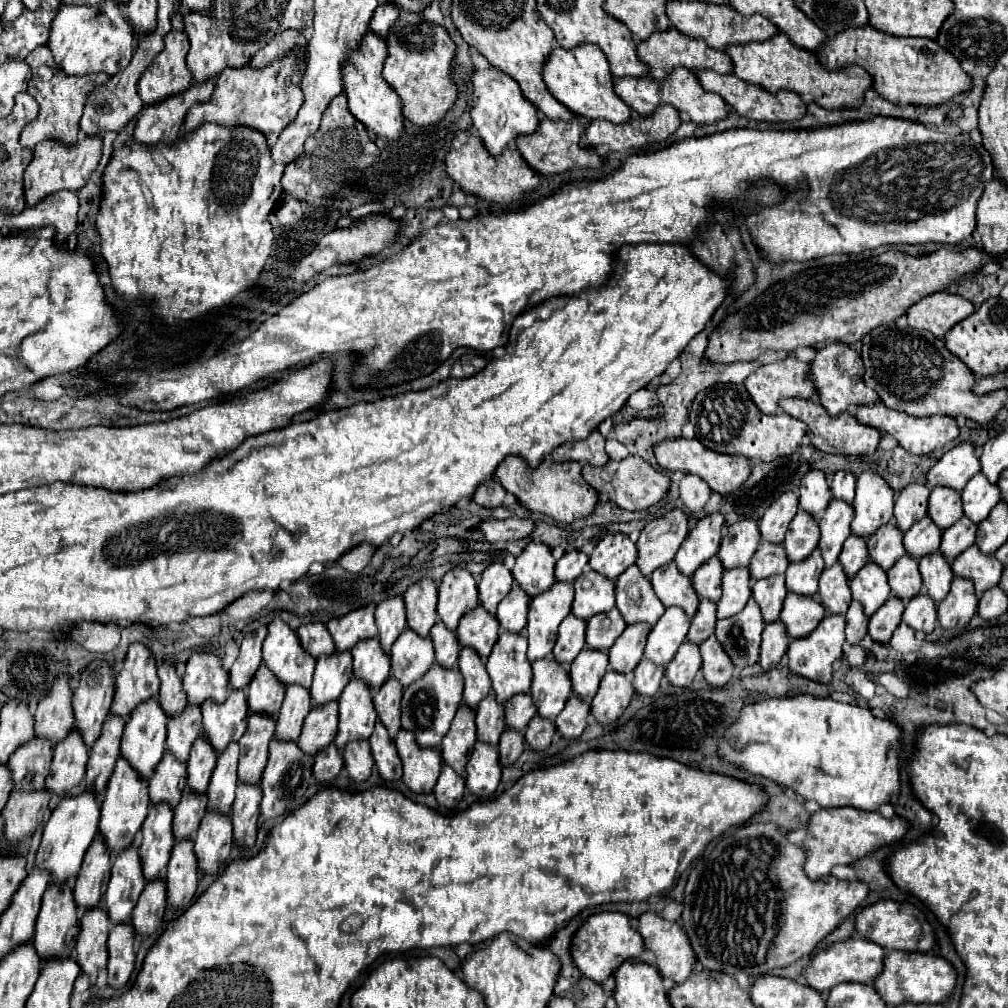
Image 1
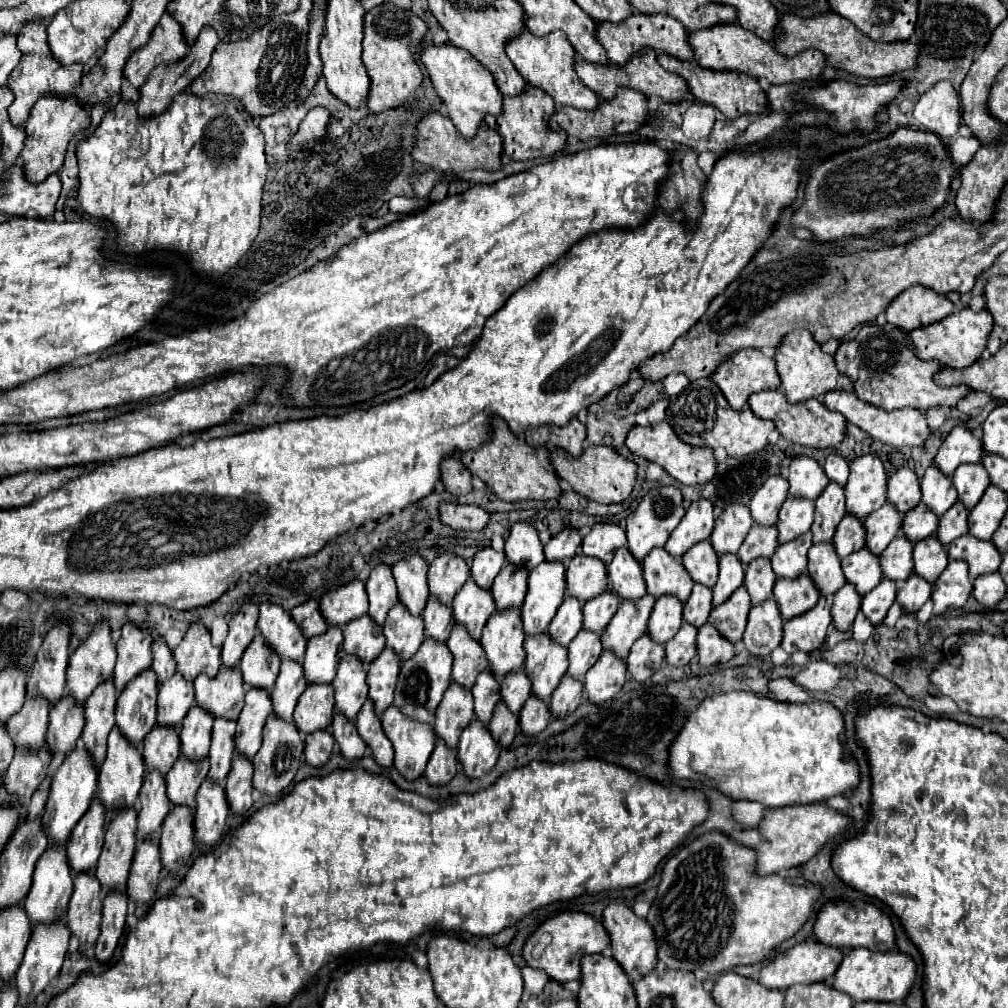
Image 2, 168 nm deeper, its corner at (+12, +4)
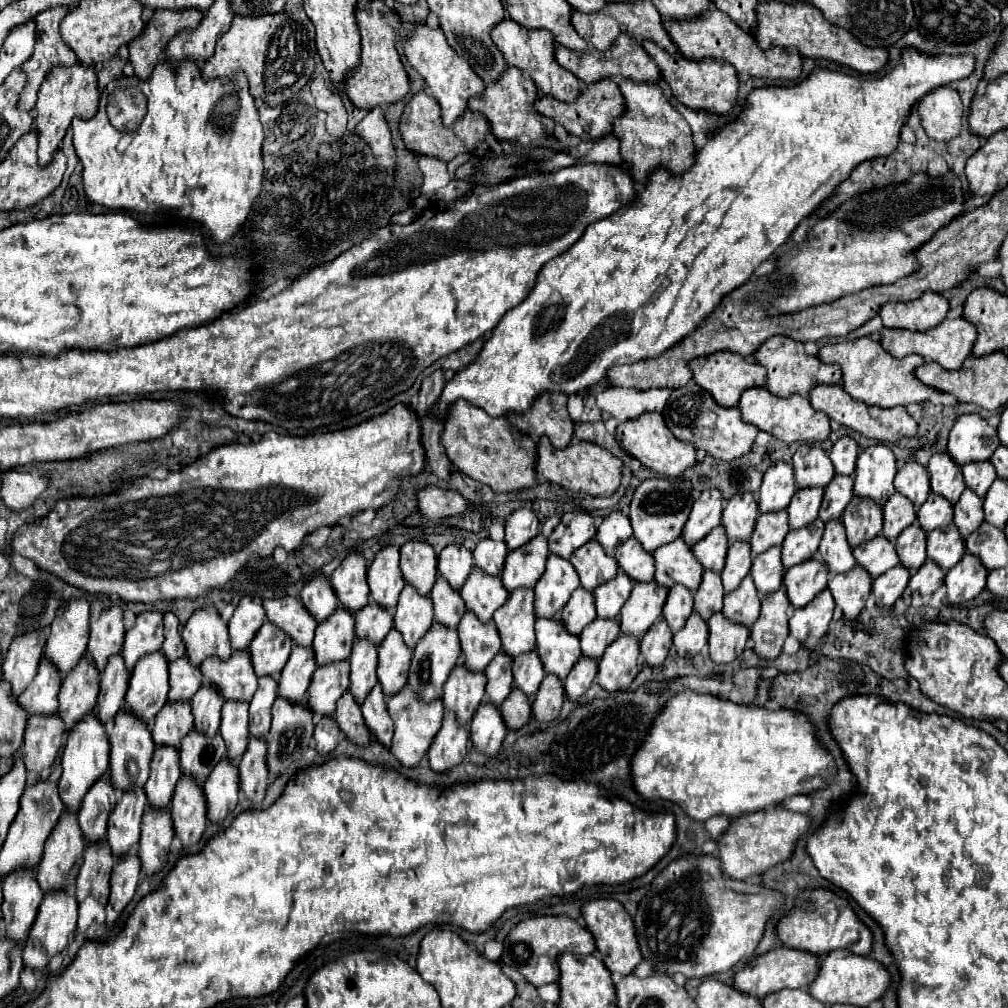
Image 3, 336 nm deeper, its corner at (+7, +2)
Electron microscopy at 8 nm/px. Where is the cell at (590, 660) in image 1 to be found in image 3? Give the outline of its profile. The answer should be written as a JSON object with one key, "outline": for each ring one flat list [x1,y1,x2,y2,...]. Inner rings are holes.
{"outline":[[595,618,581,632,581,650,585,656,599,660,605,648,619,636,619,620,615,618]]}

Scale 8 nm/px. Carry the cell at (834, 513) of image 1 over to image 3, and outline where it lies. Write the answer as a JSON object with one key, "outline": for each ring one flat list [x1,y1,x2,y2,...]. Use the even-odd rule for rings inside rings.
{"outline":[[835,474,833,480,825,488,819,518,823,522,827,522,831,518,841,518,841,512,851,502,851,498,853,498,853,476]]}

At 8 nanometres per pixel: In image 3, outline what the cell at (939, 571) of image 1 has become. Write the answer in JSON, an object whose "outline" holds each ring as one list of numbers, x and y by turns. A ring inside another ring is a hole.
{"outline":[[949,524,927,534,927,556,937,562,943,570,953,568,965,554,965,540,955,530,955,524]]}

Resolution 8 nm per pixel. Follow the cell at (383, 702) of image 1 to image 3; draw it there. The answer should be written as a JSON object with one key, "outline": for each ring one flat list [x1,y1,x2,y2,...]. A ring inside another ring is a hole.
{"outline":[[393,628,379,644,377,676,383,686,385,698,391,698,397,690,401,690,407,684,407,670,409,670,411,658,413,658,411,650,407,648,399,632]]}

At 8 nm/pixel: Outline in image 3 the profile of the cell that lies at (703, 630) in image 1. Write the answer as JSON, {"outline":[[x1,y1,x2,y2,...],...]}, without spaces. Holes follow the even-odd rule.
{"outline":[[705,570,703,580,695,592,695,612,699,612,705,620,711,618,711,614,719,612,723,608,723,586,721,576]]}

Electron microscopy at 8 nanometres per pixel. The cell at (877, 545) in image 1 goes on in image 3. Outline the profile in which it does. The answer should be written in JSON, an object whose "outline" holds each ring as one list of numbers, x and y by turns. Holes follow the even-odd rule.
{"outline":[[895,492,883,506,883,516,885,524,881,534,889,540,895,540,903,528,907,528,917,520,917,508,913,506,913,502,909,502,909,498]]}

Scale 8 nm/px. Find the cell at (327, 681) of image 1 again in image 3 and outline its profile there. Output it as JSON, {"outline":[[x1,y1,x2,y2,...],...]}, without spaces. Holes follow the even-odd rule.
{"outline":[[343,606,327,618,327,622,321,622,315,630,313,650,317,664,323,666,327,662,347,660,351,654,351,646,355,642,355,618,349,610,343,610]]}

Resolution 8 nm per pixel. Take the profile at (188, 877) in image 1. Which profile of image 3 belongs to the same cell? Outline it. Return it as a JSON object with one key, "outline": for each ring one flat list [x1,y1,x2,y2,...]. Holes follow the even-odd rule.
{"outline":[[183,774,175,786,171,816,179,840,183,844,197,844,207,824,207,804,203,798,203,788,195,786,187,774]]}

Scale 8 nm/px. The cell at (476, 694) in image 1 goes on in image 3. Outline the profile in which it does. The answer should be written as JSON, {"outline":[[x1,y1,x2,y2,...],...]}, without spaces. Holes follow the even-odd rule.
{"outline":[[467,610,457,626,461,638,461,650,465,656,465,666,473,672,483,672,487,664,501,650,499,634,495,624,479,622,471,610]]}

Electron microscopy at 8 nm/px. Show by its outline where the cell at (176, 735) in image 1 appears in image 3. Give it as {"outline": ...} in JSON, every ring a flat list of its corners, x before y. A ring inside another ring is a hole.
{"outline":[[187,656,169,664,169,700,191,700,193,694,201,688,203,676,199,674,199,666,191,666]]}

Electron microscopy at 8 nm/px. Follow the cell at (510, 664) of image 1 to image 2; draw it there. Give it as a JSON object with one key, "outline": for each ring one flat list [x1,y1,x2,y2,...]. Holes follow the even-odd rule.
{"outline":[[496,610,482,632,480,644,488,658,488,668,496,678,520,672,524,666,524,632,518,610]]}

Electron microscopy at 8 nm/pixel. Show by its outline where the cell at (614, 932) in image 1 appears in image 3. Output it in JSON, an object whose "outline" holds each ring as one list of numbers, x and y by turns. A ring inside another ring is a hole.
{"outline":[[537,916,537,918,527,918,519,924,515,924,505,940,503,940,503,954,501,954,501,964,511,966,519,970,525,980,533,986,543,986,549,982,555,982,559,978,559,968,557,968,557,952,571,952,571,954,591,954,595,950,595,940,585,930,585,926,577,924,575,920,567,916]]}

